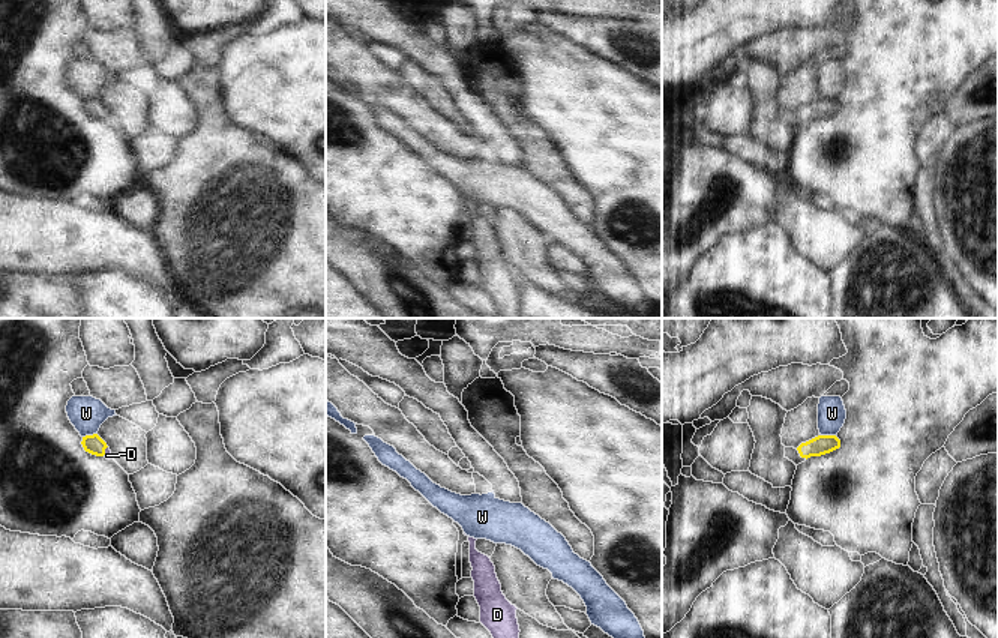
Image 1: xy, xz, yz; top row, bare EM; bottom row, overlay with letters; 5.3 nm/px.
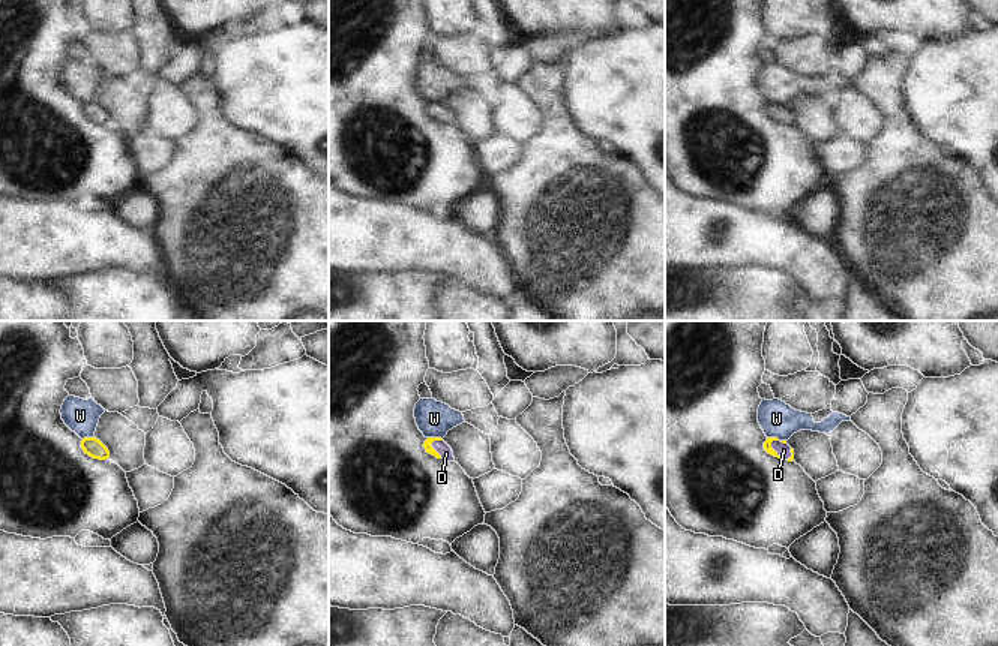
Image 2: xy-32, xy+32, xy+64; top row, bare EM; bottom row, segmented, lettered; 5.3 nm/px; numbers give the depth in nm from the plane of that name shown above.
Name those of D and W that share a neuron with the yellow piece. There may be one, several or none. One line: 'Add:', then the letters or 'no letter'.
Add: D

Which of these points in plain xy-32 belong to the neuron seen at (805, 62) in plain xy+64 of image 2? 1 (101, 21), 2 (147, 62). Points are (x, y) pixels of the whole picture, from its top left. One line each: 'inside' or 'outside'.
1: outside
2: outside

